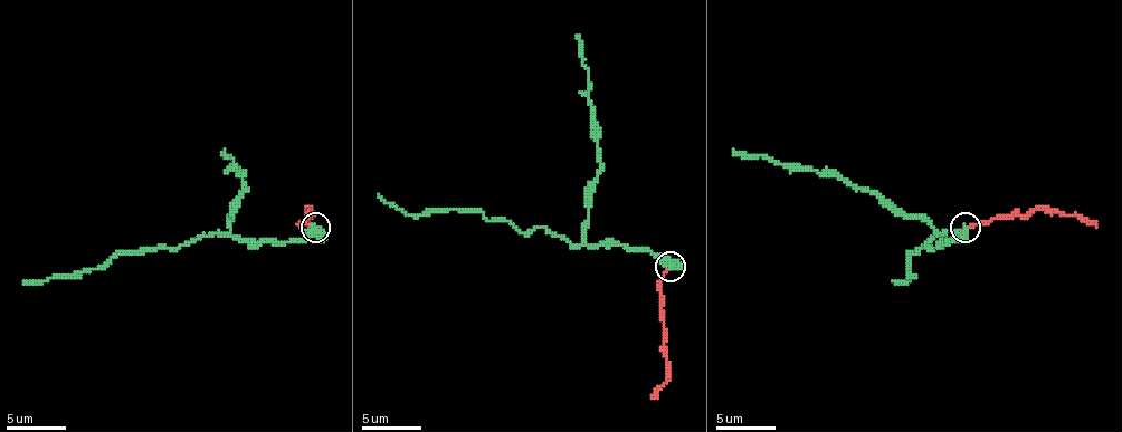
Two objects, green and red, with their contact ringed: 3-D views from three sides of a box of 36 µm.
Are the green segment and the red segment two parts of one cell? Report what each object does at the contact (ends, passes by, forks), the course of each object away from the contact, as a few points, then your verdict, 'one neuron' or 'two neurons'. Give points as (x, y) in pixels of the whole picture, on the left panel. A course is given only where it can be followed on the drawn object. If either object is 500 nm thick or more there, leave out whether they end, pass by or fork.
green passes by | red ends | green via (314, 227), (293, 242), (239, 242), (230, 236), (227, 224), (234, 218), (234, 203), (246, 185), (225, 149) | red via (314, 227), (305, 221), (308, 209), (312, 214), (296, 224) | two neurons

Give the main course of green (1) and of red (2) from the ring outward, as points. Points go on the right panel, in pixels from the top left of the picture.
1: (964, 227), (943, 242), (919, 218), (904, 218), (835, 176), (733, 149)
2: (964, 227), (979, 221), (1054, 209), (1081, 214), (1096, 224)

